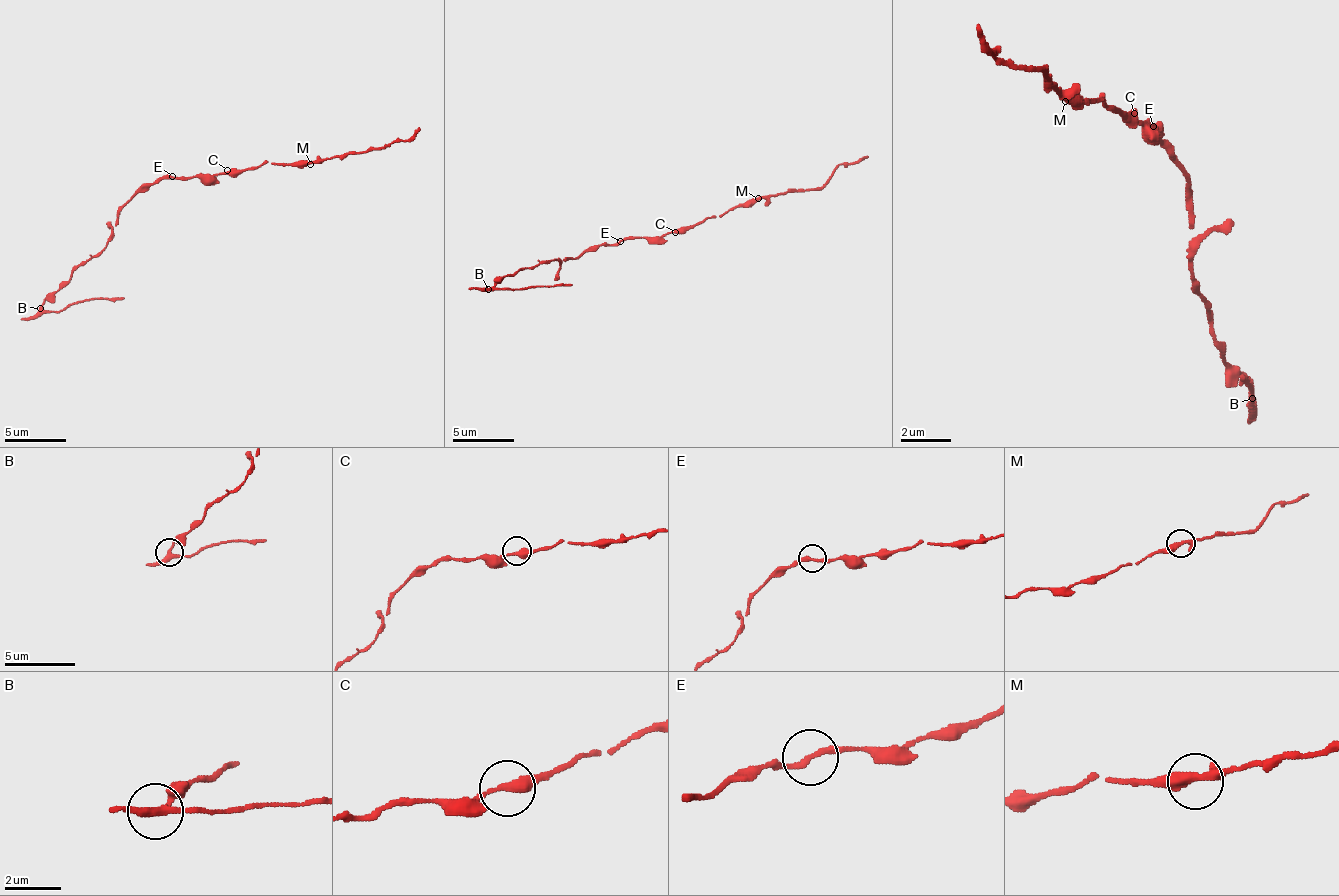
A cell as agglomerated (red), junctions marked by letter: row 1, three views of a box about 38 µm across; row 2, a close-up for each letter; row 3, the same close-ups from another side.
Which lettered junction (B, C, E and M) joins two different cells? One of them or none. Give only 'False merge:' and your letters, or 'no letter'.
False merge: B

